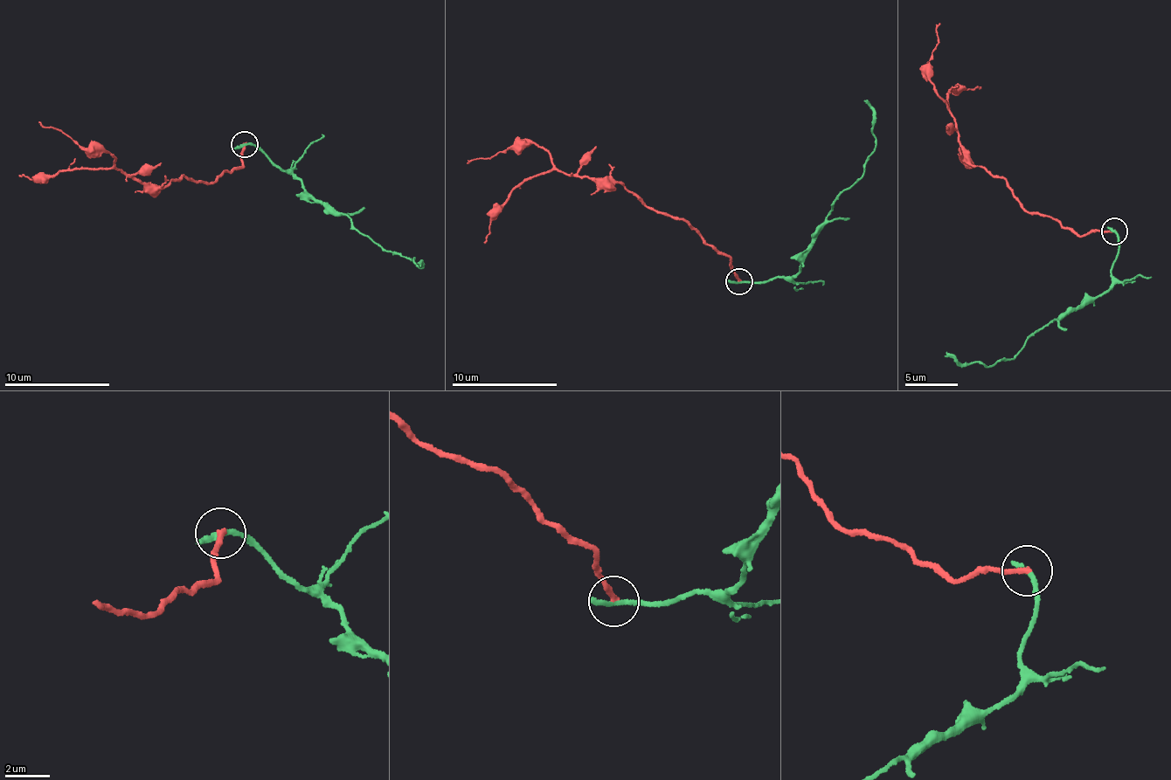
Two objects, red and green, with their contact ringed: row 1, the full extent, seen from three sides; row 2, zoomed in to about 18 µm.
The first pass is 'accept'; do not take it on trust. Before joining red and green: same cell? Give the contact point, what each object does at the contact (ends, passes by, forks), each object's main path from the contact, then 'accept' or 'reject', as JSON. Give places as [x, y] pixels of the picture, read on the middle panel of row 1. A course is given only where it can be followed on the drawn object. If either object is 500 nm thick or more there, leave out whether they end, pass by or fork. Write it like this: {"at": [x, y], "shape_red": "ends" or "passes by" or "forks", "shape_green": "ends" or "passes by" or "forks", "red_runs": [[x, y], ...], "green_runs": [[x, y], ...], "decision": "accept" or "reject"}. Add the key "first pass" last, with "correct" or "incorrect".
{"at": [738, 281], "shape_red": "ends", "shape_green": "ends", "red_runs": [[737, 281], [731, 259], [686, 222], [651, 210], [620, 183], [599, 186], [555, 169], [511, 188], [483, 245]], "green_runs": [[737, 281], [758, 284], [800, 272], [812, 234], [842, 189], [855, 182], [873, 151], [873, 117], [865, 99]], "decision": "reject", "first pass": "incorrect"}

